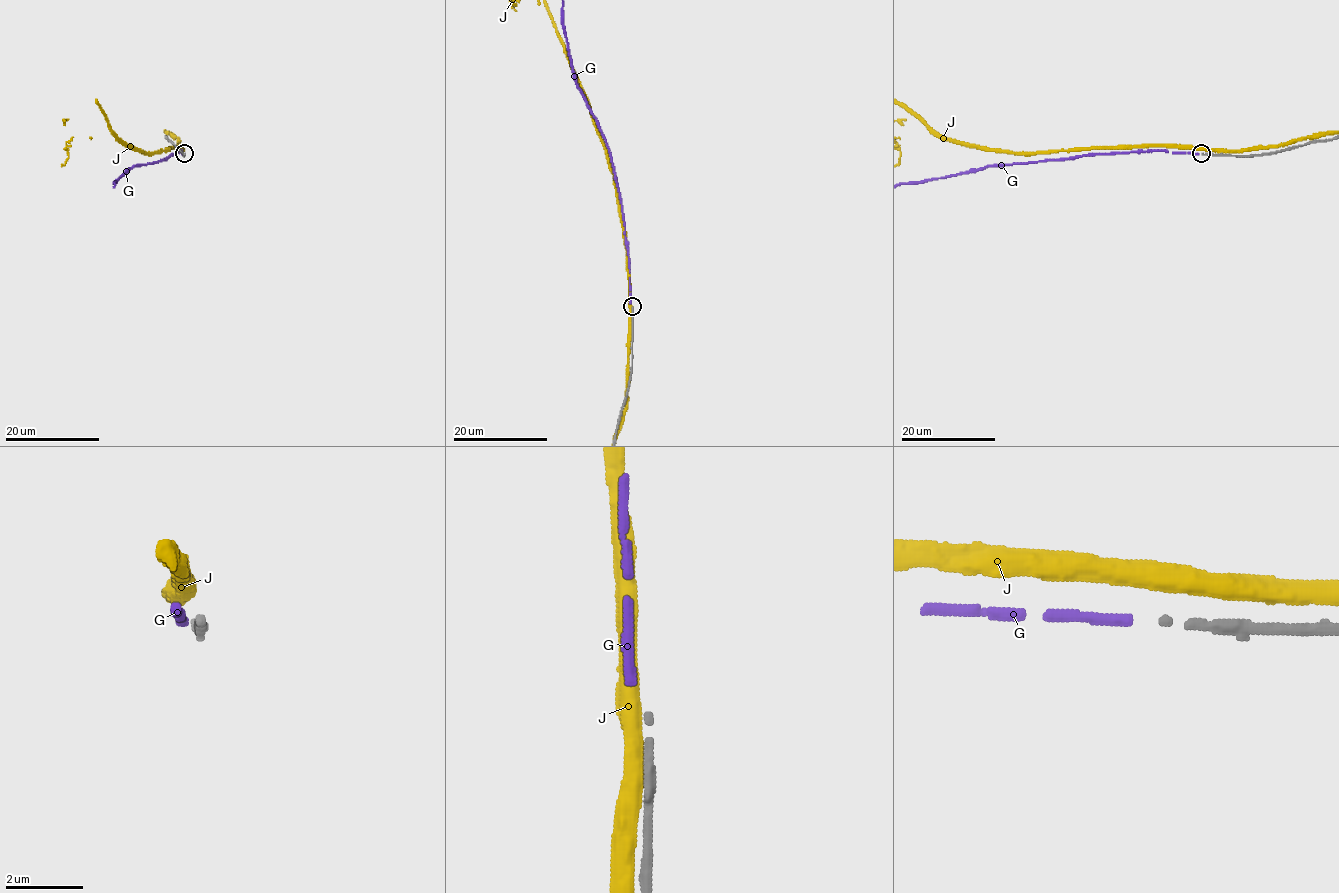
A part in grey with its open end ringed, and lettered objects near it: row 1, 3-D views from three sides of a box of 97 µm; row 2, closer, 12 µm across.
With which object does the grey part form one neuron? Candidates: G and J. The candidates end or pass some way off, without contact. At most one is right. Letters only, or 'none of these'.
none of these

